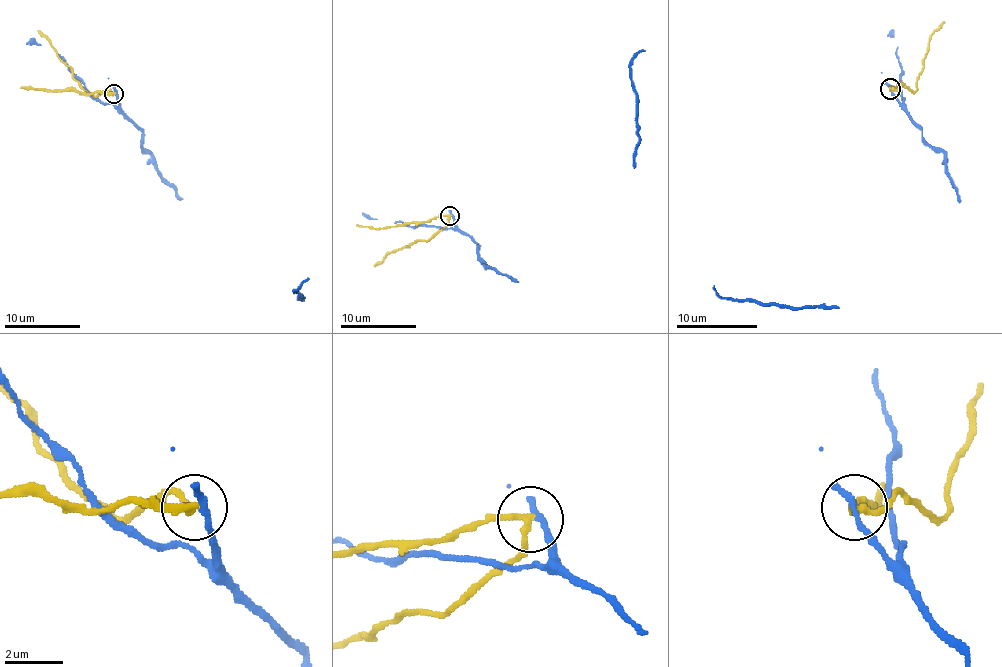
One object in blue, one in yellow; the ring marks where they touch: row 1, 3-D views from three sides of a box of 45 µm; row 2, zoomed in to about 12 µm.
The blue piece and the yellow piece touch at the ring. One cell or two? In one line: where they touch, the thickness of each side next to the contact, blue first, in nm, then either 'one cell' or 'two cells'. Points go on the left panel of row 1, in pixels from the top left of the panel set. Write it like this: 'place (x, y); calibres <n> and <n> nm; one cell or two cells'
place (114, 93); calibres 260 and 240 nm; two cells

